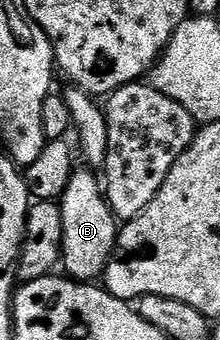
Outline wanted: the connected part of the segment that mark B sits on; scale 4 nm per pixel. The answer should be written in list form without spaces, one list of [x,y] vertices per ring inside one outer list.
[[[74,169],[71,180],[67,180],[67,188],[61,193],[59,205],[63,212],[63,244],[61,245],[61,262],[64,273],[68,277],[86,284],[100,279],[105,272],[105,265],[113,257],[113,249],[117,247],[117,235],[119,233],[119,223],[117,217],[111,212],[111,208],[105,199],[103,182],[97,178],[92,169]]]

